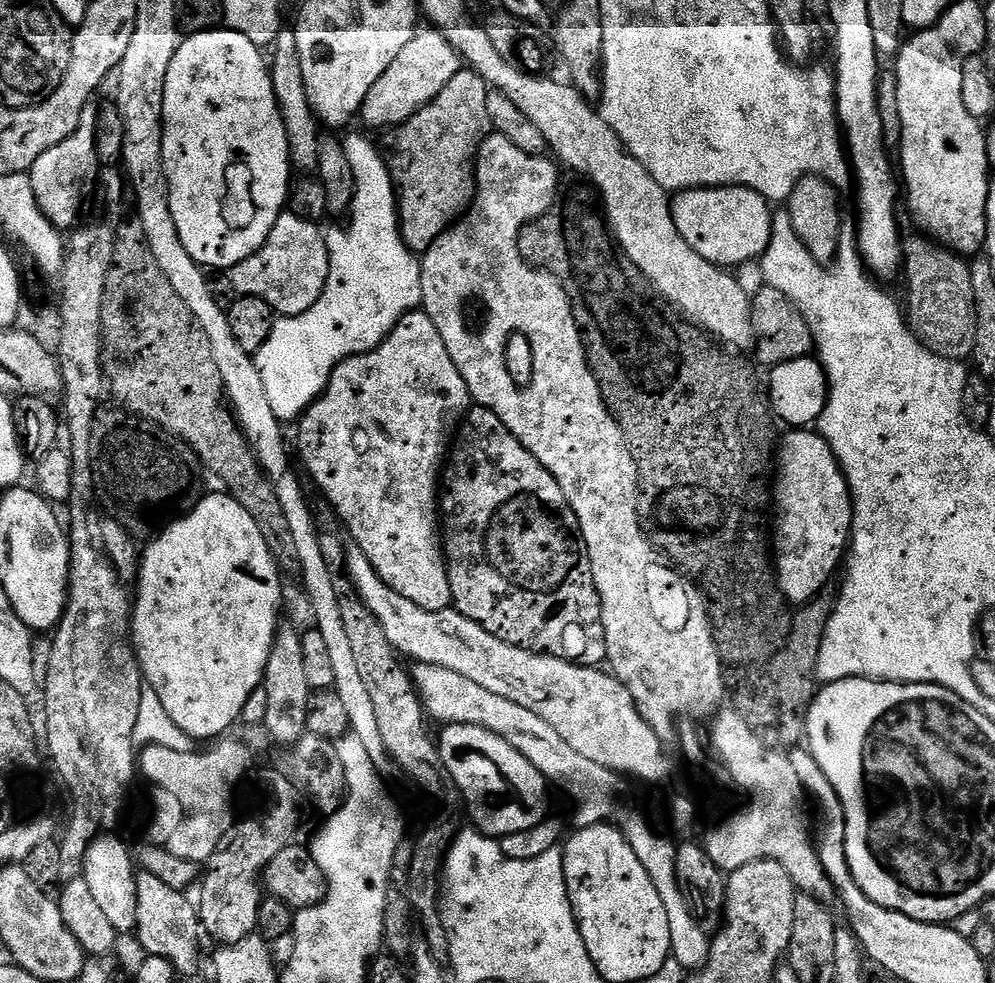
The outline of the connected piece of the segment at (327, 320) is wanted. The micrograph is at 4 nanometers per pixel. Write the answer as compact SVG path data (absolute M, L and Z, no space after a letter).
M360 136L343 137L342 143L346 150L346 158L350 164L350 170L353 174L356 192L352 196L350 205L350 217L352 216L352 221L349 222L348 228L332 228L330 230L327 229L326 232L328 253L330 254L330 274L328 275L328 281L324 287L322 298L318 298L318 302L314 302L314 306L310 306L310 310L306 310L302 314L298 314L297 316L280 316L279 319L275 321L273 329L270 330L269 340L266 341L254 355L256 365L258 366L258 374L262 374L262 383L266 386L266 395L268 395L273 402L284 400L284 412L282 408L282 416L285 421L299 421L300 417L304 415L305 410L323 394L324 387L328 385L328 380L332 376L332 371L335 370L342 361L351 356L357 356L363 352L374 350L390 333L392 333L396 323L400 321L406 313L415 312L421 307L422 278L420 277L420 260L418 259L417 253L410 251L406 246L406 242L400 237L400 214L398 211L396 185L392 183L392 174L388 171L385 157L382 155L382 152L380 156L379 150L376 149L374 145L367 144Z

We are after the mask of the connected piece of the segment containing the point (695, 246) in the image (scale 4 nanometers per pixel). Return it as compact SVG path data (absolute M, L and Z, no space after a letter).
M688 188L671 197L674 226L686 238L690 250L702 254L706 262L725 270L759 261L768 249L772 233L773 205L749 188Z

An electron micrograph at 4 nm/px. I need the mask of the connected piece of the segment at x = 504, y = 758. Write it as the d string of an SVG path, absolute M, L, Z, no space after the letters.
M449 724L441 727L438 747L440 763L446 776L460 788L463 803L466 805L467 815L472 815L475 831L483 836L499 838L510 834L519 834L521 830L530 830L530 826L538 826L549 815L548 780L536 767L525 758L510 742L498 738L485 728L470 726L469 724Z

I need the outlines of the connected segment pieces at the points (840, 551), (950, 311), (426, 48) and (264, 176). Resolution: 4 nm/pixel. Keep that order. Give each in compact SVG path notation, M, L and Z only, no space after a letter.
M819 431L785 433L774 460L774 567L784 599L799 606L829 587L832 571L845 559L852 535L852 497L834 450Z
M915 234L903 241L902 244L902 272L906 277L908 275L908 308L906 304L906 316L910 321L910 327L927 348L935 352L938 356L945 356L947 360L959 360L961 362L967 361L971 357L974 350L974 330L976 329L976 311L974 310L974 290L970 286L970 270L968 264L957 253L947 249L942 244L936 243L935 240L923 235Z
M435 26L421 27L402 46L402 51L398 53L398 58L386 66L386 74L370 86L370 94L362 102L358 113L359 123L364 123L368 128L388 128L394 130L407 122L419 108L426 106L454 78L454 74L462 71L462 61L460 55L450 46L450 42L444 33Z
M231 30L193 32L177 48L170 62L170 70L166 74L162 158L164 159L164 176L168 179L170 190L170 214L174 214L174 226L178 226L178 238L182 238L182 246L186 246L186 254L190 254L190 258L194 258L194 262L205 270L230 270L234 265L241 264L243 260L259 252L270 230L274 230L274 222L278 222L281 212L285 211L288 203L294 169L286 142L286 126L282 126L282 114L274 98L270 64L265 53L263 56L260 52L263 52L261 45L250 42L243 32Z

